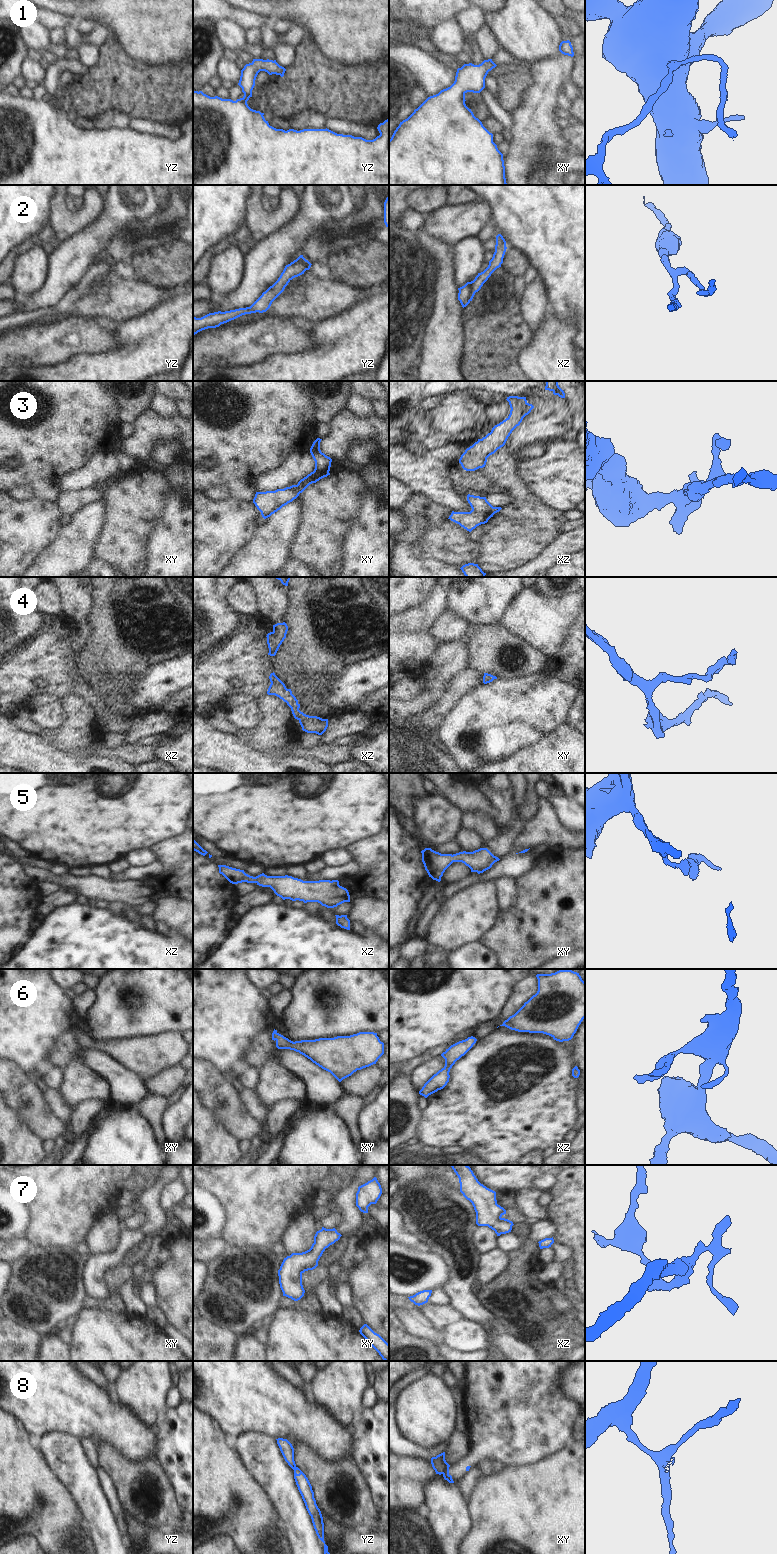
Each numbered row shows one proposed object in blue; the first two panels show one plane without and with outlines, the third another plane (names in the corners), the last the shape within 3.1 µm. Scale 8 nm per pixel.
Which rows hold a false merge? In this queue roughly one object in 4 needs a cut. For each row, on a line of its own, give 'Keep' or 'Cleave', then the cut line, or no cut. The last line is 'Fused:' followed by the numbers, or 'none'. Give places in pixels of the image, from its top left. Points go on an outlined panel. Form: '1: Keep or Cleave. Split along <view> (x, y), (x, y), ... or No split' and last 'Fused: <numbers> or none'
1: Keep. No split
2: Cleave. Split along yz (308, 261), (305, 266), (297, 262), (291, 262)
3: Keep. No split
4: Keep. No split
5: Keep. No split
6: Keep. No split
7: Keep. No split
8: Cleave. Split along xy (448, 1467), (442, 1473)
Fused: 2, 8.

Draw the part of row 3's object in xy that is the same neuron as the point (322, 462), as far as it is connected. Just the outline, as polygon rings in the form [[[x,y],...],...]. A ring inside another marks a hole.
[[[317,438],[310,448],[310,453],[315,461],[314,471],[301,479],[297,485],[275,491],[256,492],[253,503],[264,519],[296,499],[310,484],[330,475],[332,459],[321,452],[321,440]]]

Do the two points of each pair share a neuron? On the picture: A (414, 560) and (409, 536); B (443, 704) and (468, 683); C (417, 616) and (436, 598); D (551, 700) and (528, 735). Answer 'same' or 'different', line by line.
A: same
B: same
C: same
D: same

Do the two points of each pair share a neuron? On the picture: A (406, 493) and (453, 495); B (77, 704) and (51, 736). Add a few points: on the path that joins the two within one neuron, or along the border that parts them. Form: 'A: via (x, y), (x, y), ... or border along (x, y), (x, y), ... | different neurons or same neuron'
A: border along (399, 479), (407, 483), (414, 491) | different neurons
B: via (77, 714), (77, 720), (61, 736) | same neuron

